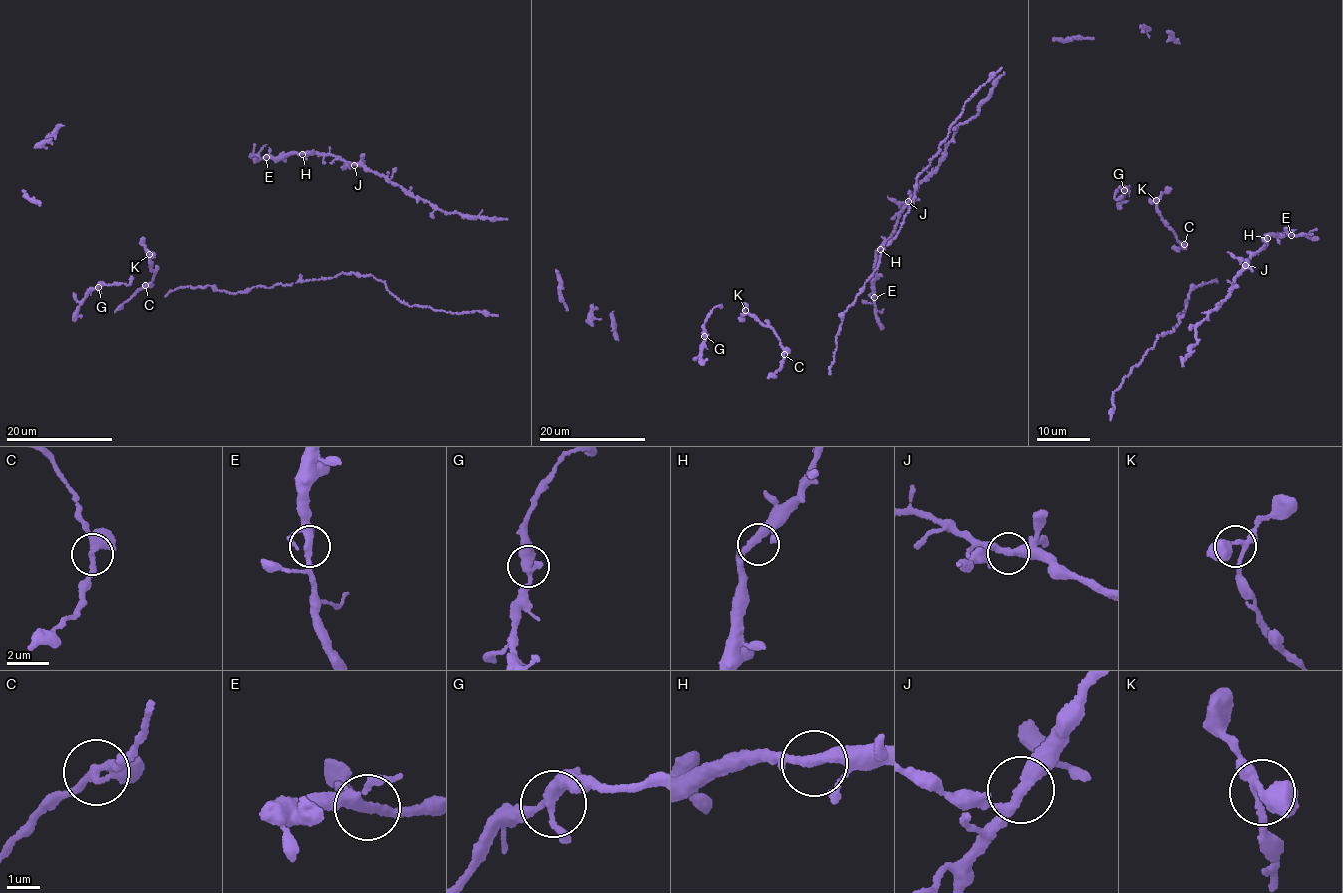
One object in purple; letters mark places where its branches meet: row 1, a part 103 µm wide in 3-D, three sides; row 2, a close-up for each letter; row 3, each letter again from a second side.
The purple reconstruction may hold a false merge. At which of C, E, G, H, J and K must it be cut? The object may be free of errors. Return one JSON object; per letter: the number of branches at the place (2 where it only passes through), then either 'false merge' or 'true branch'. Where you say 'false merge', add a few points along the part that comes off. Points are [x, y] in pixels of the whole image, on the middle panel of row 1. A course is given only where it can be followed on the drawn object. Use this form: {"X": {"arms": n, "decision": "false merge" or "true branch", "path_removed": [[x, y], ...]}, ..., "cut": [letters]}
{"C": {"arms": 3, "decision": "true branch"}, "E": {"arms": 4, "decision": "true branch"}, "G": {"arms": 3, "decision": "true branch"}, "H": {"arms": 2, "decision": "true branch"}, "J": {"arms": 3, "decision": "true branch"}, "K": {"arms": 3, "decision": "true branch"}, "cut": []}

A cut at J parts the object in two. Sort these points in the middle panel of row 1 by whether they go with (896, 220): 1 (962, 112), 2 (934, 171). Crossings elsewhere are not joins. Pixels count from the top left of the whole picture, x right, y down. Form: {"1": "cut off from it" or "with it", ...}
{"1": "with it", "2": "cut off from it"}

